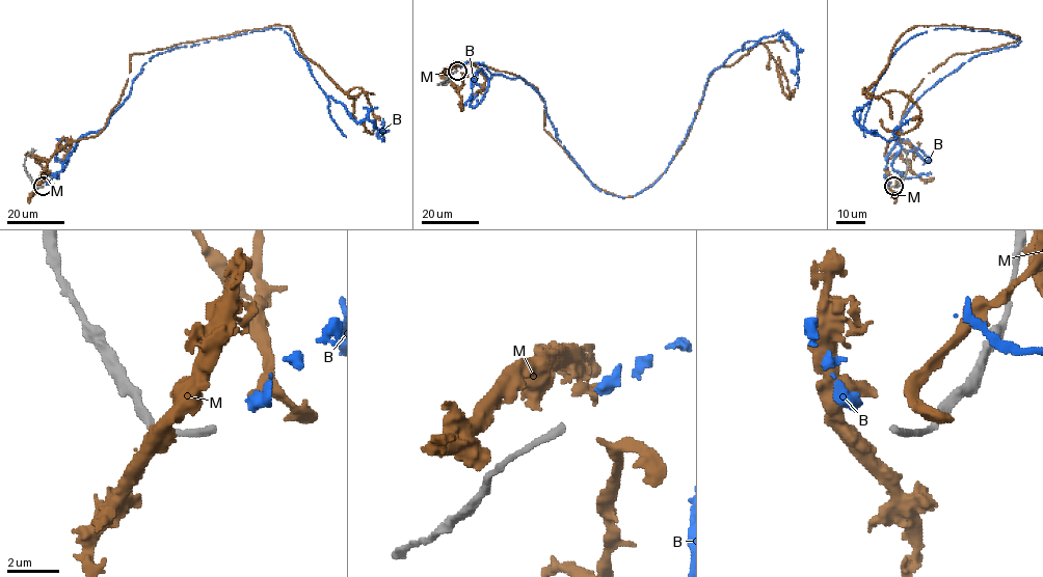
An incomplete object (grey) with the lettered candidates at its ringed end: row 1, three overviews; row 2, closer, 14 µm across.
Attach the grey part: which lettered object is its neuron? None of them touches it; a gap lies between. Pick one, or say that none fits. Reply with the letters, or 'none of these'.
B

